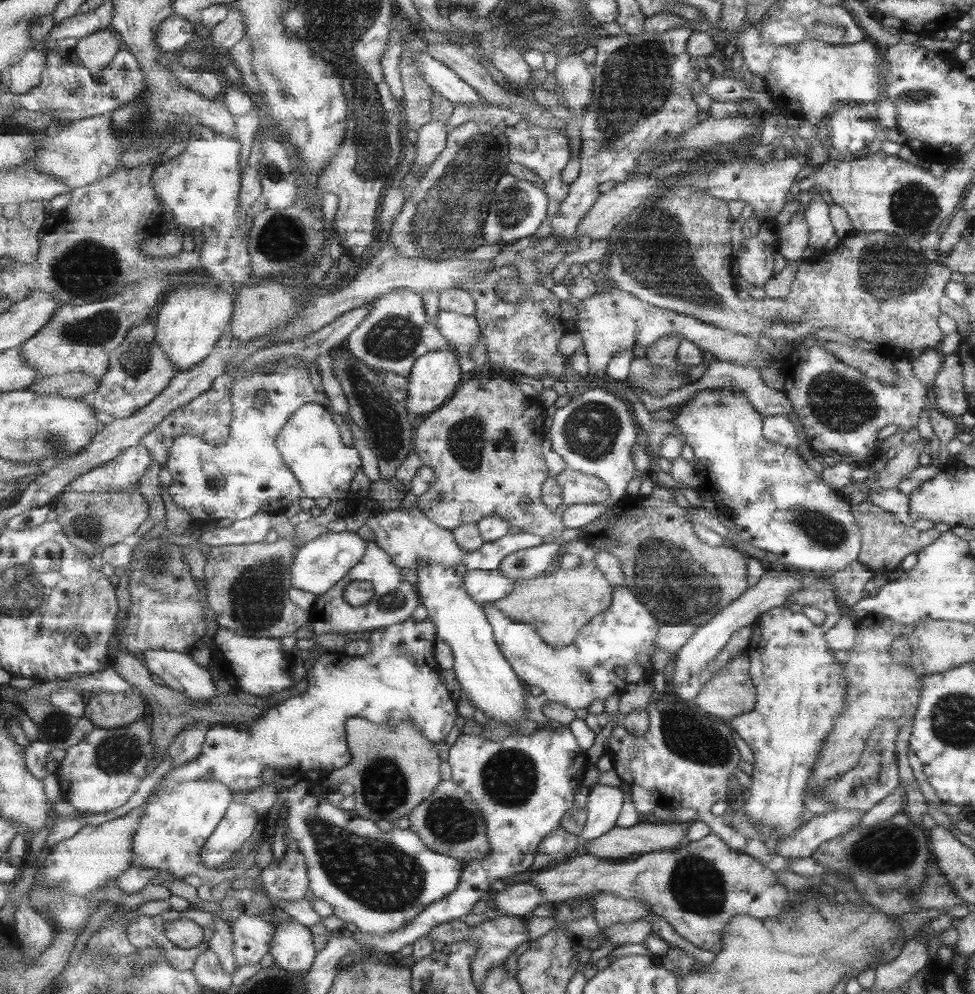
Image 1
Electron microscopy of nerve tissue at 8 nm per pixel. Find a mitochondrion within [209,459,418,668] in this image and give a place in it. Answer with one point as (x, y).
(256, 599)

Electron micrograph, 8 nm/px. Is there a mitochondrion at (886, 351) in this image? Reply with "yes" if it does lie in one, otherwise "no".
no

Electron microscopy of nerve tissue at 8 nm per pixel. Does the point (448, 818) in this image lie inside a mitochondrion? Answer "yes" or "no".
yes

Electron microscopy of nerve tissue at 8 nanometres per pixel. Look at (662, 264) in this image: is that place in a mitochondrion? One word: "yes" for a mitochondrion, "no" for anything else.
yes

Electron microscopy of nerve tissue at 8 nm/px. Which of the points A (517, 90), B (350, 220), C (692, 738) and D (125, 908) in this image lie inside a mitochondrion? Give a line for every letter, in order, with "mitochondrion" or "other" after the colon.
A: other
B: other
C: mitochondrion
D: other

